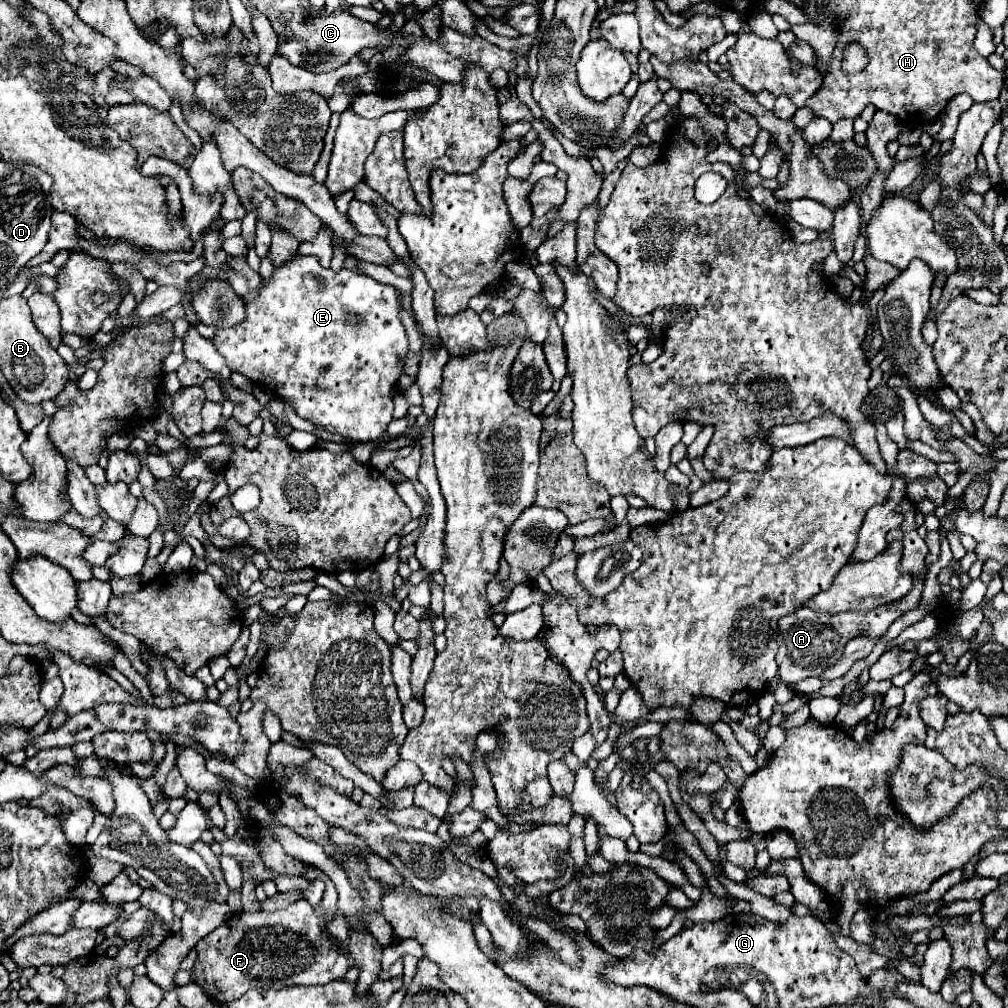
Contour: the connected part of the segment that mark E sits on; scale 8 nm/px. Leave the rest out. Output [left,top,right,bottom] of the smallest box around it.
[212,255,408,443]

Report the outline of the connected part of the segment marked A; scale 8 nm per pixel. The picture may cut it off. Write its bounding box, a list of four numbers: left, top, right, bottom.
[776,577,924,683]

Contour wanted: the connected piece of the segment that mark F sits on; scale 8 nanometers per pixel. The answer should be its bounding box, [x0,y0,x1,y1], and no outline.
[190,899,348,1003]

